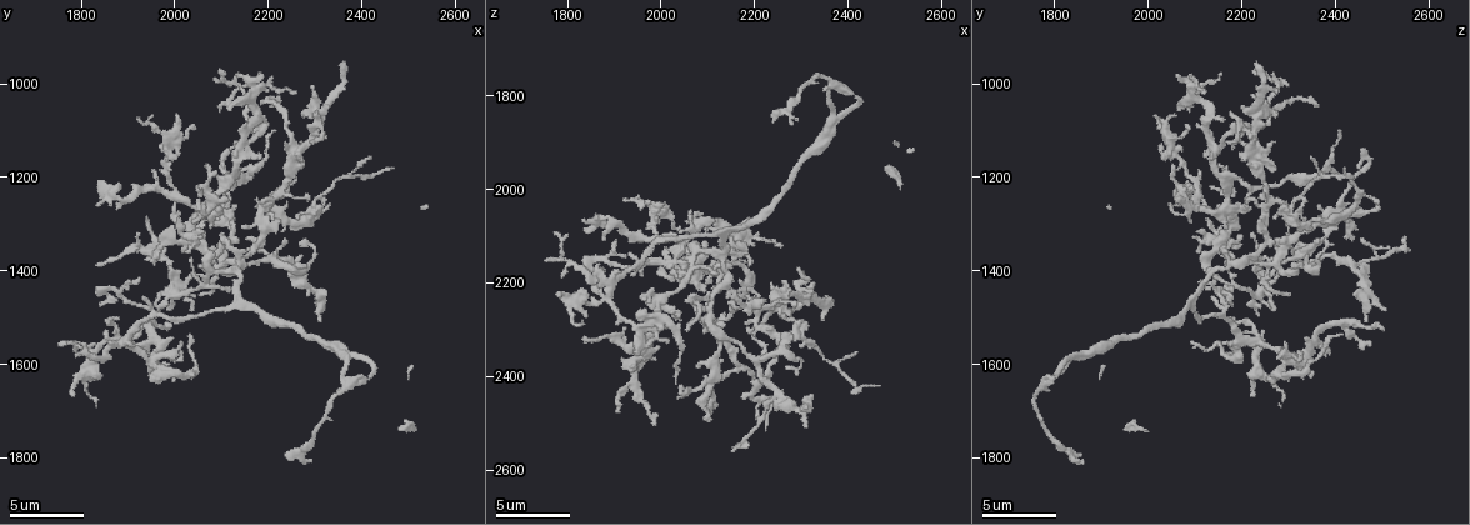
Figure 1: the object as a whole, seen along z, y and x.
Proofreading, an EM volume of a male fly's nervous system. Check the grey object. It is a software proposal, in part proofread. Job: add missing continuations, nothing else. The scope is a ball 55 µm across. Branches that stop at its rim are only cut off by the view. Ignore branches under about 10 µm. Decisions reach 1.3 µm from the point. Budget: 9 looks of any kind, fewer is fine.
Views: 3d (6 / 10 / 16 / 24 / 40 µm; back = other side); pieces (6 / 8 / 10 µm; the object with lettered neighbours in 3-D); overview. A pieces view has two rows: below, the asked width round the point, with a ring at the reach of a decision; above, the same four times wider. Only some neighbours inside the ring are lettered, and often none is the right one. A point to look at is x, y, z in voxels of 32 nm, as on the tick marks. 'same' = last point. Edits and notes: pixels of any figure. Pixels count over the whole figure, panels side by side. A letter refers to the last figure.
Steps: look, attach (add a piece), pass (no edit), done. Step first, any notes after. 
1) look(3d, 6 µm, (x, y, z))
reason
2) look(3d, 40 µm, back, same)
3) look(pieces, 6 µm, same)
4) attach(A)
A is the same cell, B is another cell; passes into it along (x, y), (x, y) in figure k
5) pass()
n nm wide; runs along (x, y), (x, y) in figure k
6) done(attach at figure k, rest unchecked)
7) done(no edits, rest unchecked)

look(pieces, 6 µm, (2110, 1145, 2465))
an open end

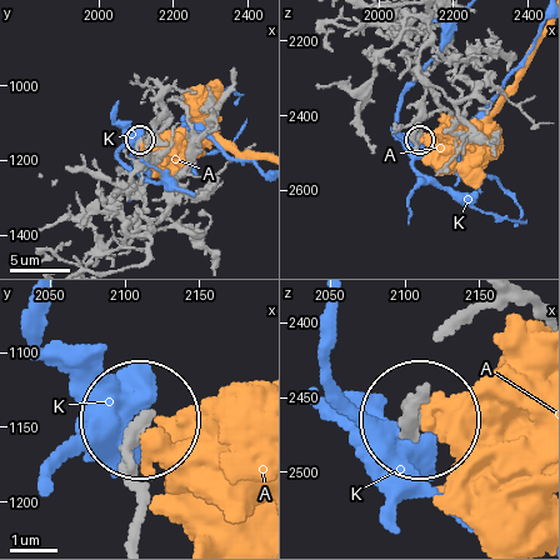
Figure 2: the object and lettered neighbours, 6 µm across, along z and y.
pass()
310 nm wide; A and K are other cells; no lettered piece goes on from it

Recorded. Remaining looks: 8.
look(3d, 6 µm, (2155, 1330, 2555))
tapers out

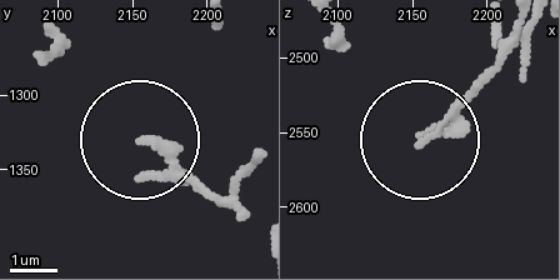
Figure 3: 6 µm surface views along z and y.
look(pieces, 8 µm, same)
see the neighbours

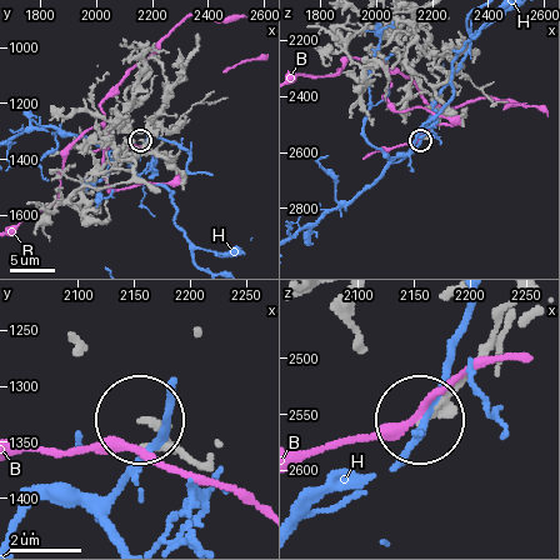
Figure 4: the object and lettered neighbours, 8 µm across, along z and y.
pass()
B and H are other cells; runs along (205, 464), (179, 455), (146, 423) in figure 4; none of them fits

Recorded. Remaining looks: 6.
look(pieces, 8 µm, (2040, 1330, 2440))
free end

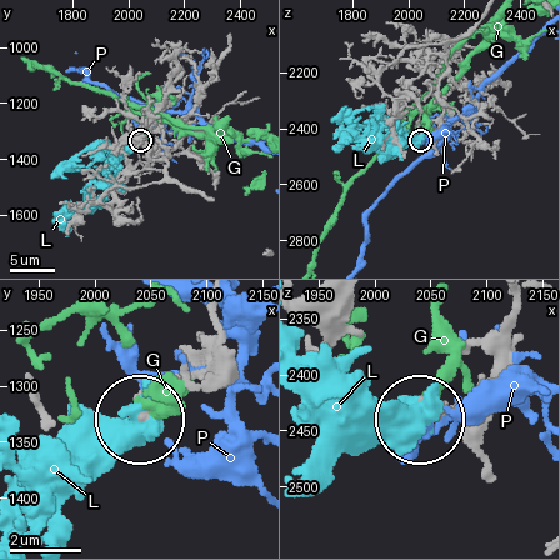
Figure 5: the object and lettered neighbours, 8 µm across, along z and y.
pass()
G, L and P are other cells; no lettered piece goes on from it

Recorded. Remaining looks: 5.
look(pieces, 10 µm, (2355, 960, 2230))
branch stops here

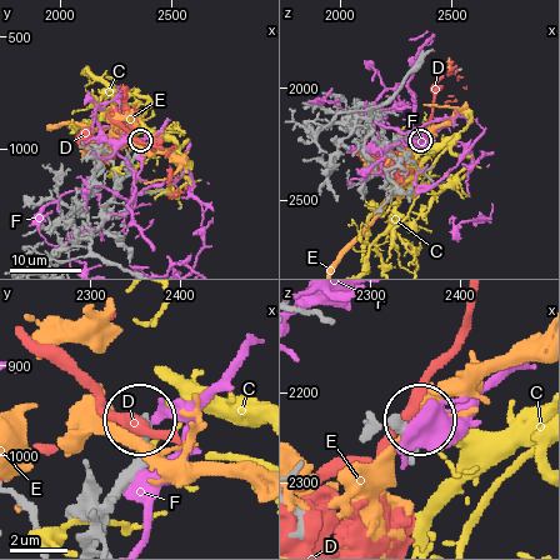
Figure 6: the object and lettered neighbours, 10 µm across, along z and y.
pass()
310 nm wide; C, D, E and F are other cells; no lettered piece goes on from it

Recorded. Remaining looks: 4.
done(no edits, rest unchecked)

